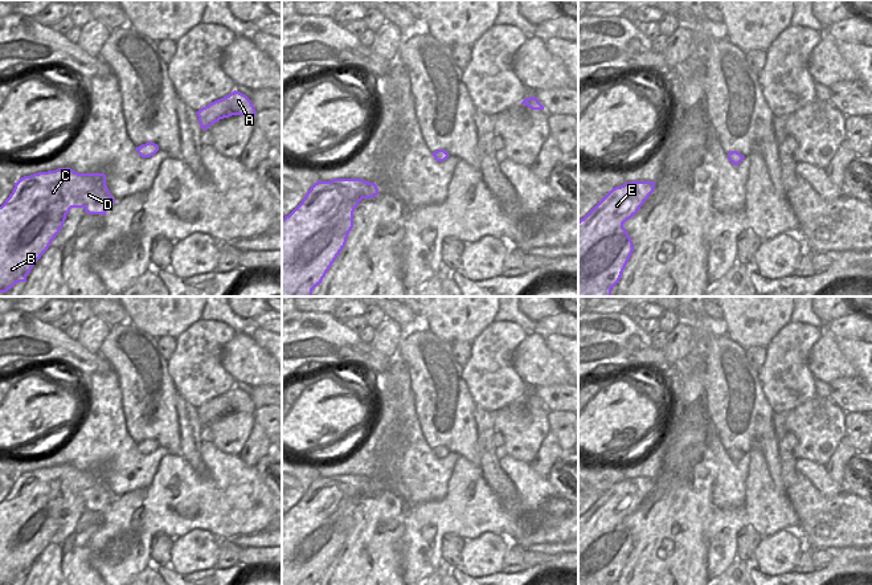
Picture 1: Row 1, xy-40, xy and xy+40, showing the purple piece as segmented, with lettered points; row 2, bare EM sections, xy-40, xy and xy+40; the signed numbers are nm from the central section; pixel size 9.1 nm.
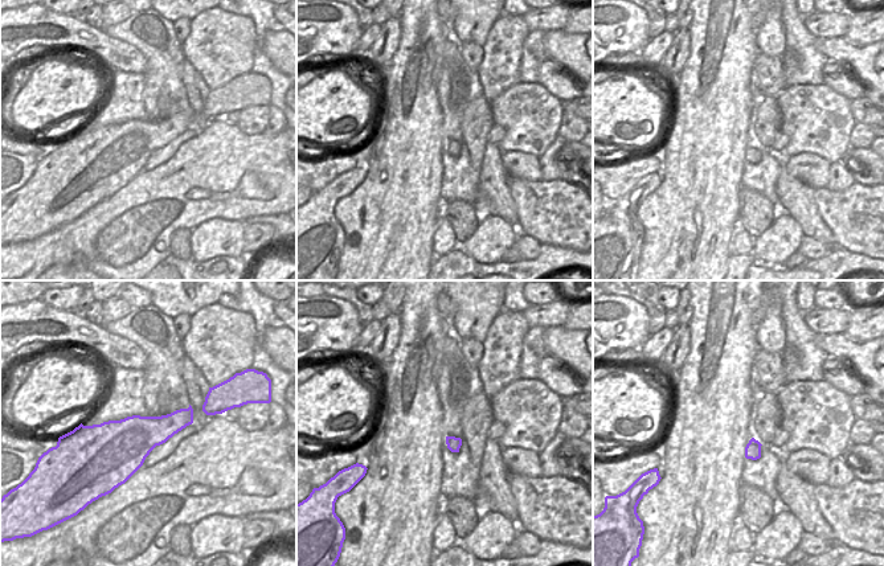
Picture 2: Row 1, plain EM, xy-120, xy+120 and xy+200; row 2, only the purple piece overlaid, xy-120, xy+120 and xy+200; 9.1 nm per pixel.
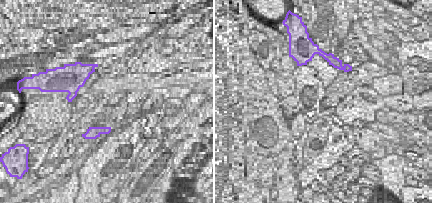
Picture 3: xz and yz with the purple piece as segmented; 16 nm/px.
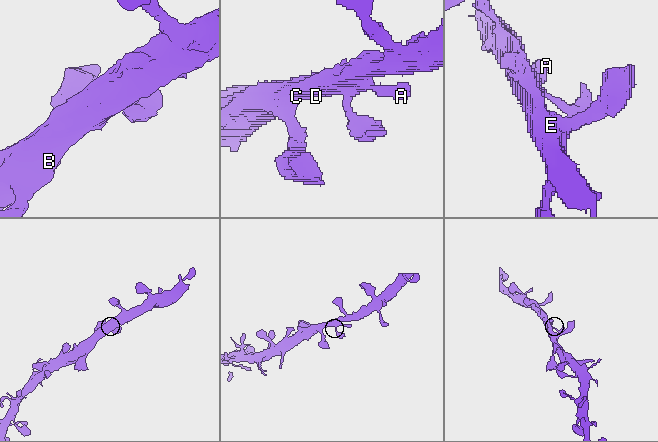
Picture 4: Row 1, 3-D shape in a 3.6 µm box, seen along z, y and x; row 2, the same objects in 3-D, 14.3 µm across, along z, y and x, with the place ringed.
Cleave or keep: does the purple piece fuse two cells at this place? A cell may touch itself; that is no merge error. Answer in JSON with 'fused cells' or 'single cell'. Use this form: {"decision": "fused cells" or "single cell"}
{"decision": "single cell"}

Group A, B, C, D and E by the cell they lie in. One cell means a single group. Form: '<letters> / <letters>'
A B C D E

